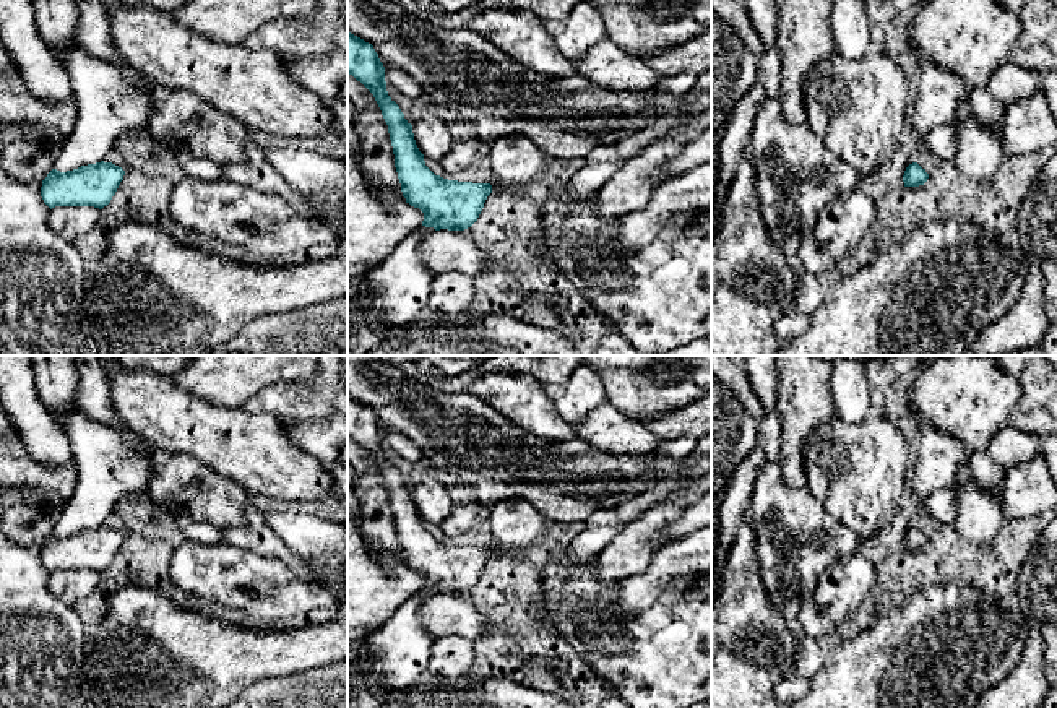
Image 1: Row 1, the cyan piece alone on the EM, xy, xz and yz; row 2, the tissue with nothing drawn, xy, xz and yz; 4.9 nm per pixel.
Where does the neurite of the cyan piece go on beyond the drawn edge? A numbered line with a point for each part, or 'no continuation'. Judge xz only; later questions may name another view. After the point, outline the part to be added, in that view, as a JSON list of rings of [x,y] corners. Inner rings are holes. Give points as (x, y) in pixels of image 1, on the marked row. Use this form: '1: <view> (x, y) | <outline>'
1: xz (515, 159) | [[[498,135],[489,141],[492,188],[524,192],[547,171],[550,159],[523,135]]]

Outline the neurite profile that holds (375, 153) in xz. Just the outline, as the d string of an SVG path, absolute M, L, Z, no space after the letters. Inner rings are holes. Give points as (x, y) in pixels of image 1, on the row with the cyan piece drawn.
M347 73L347 99L356 107L349 117L359 141L359 166L373 193L385 205L406 201L395 167L388 125L373 94Z

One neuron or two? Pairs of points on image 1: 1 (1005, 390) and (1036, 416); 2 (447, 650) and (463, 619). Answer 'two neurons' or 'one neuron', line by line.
1: two neurons
2: two neurons

